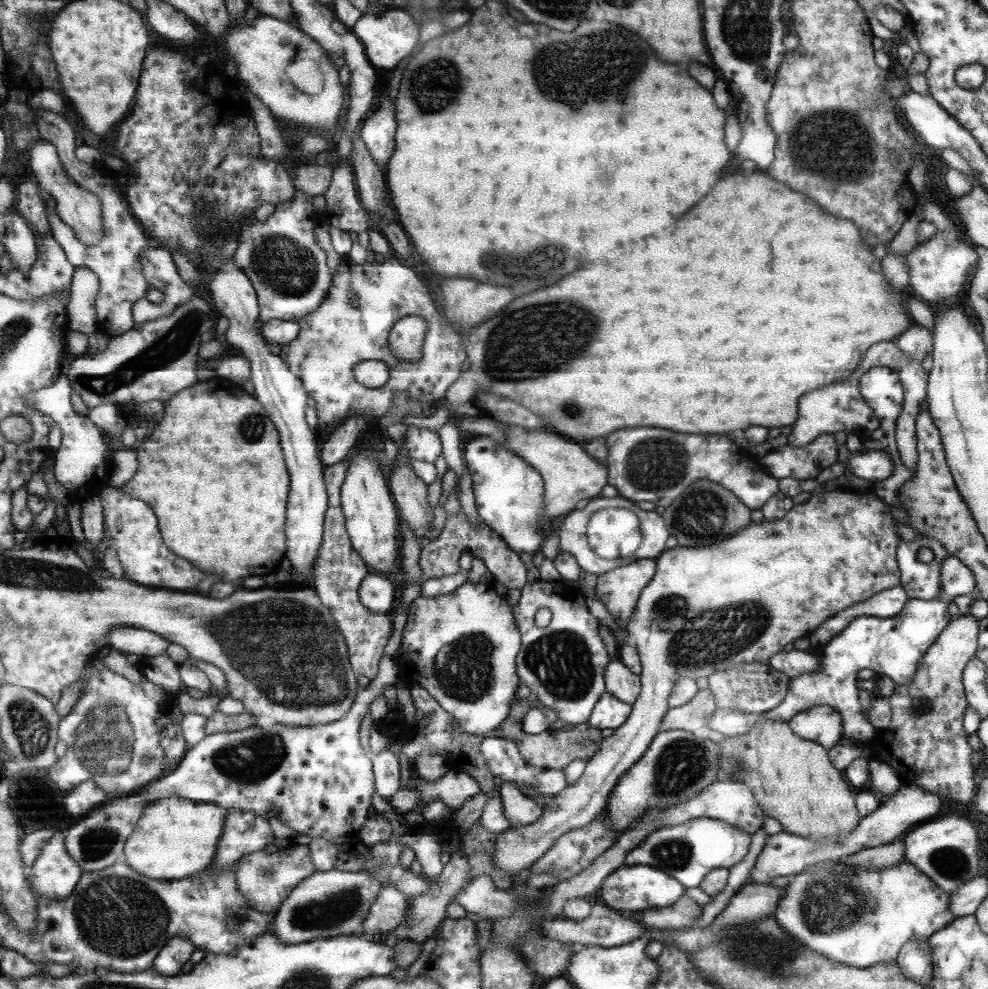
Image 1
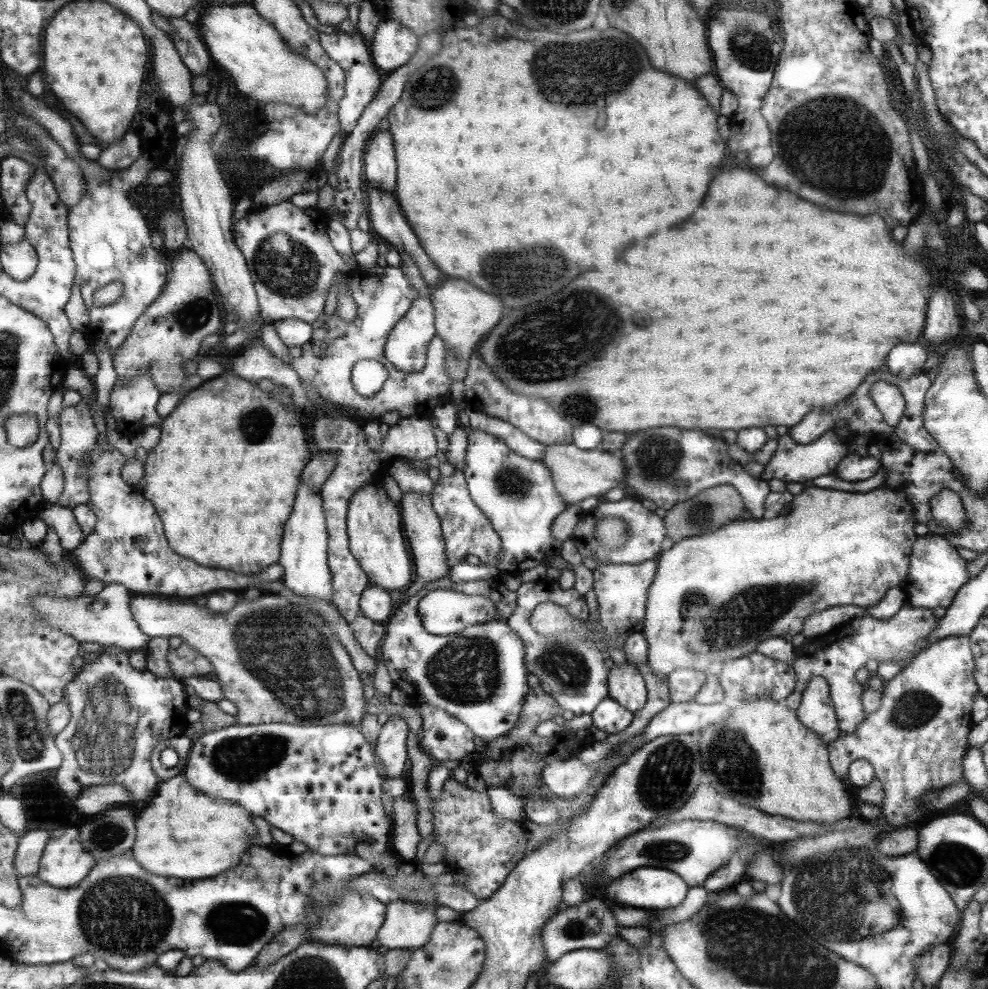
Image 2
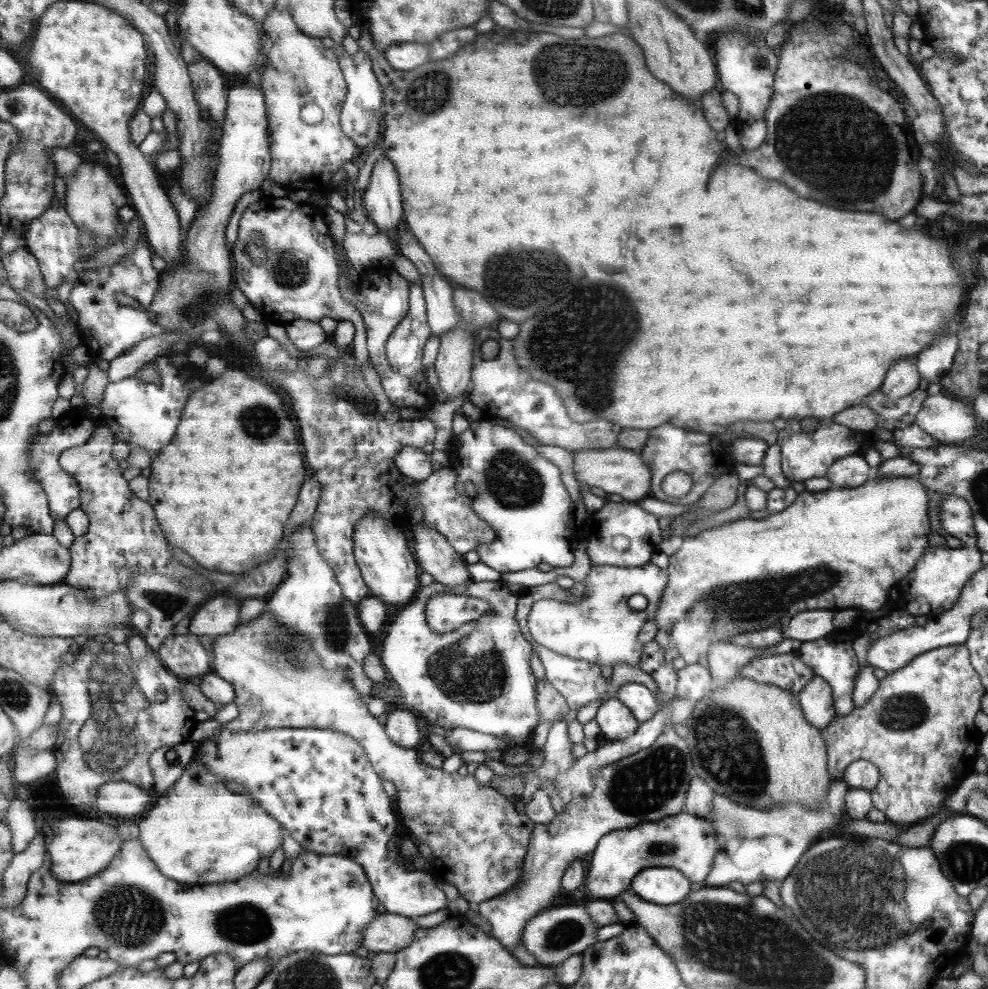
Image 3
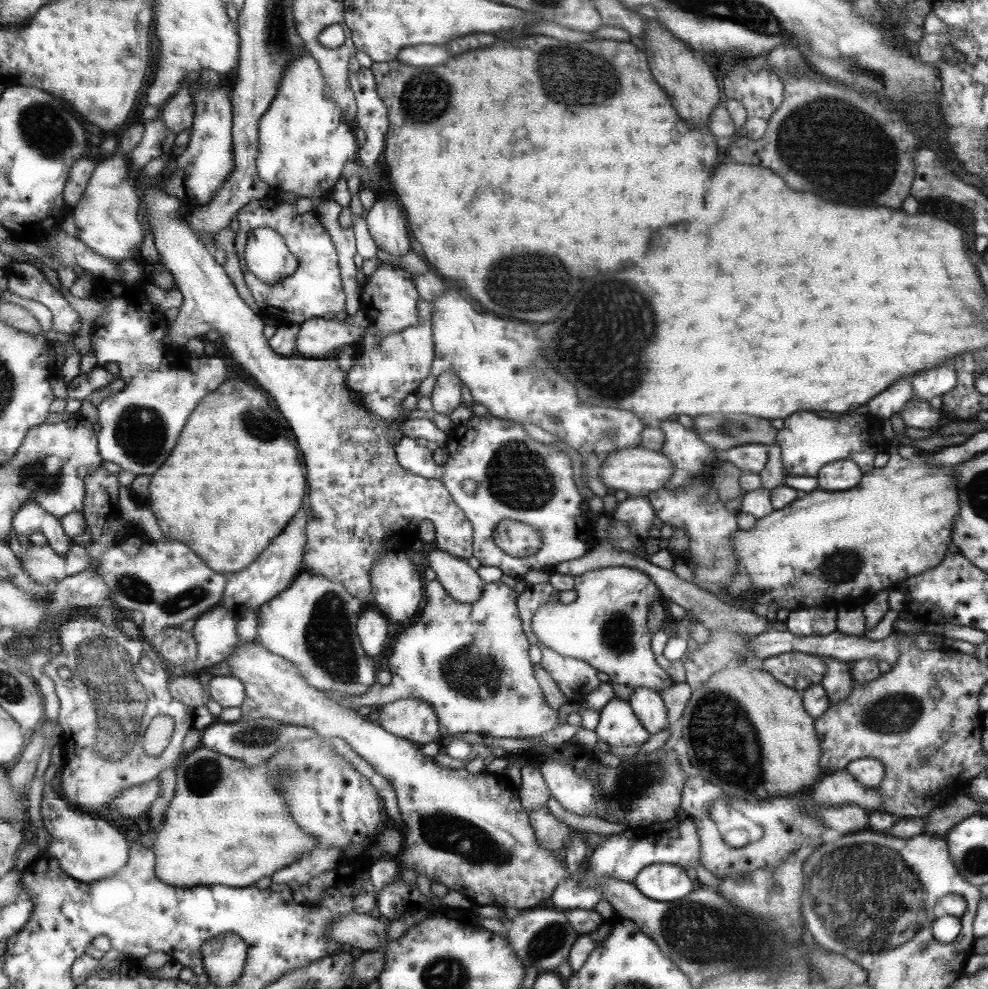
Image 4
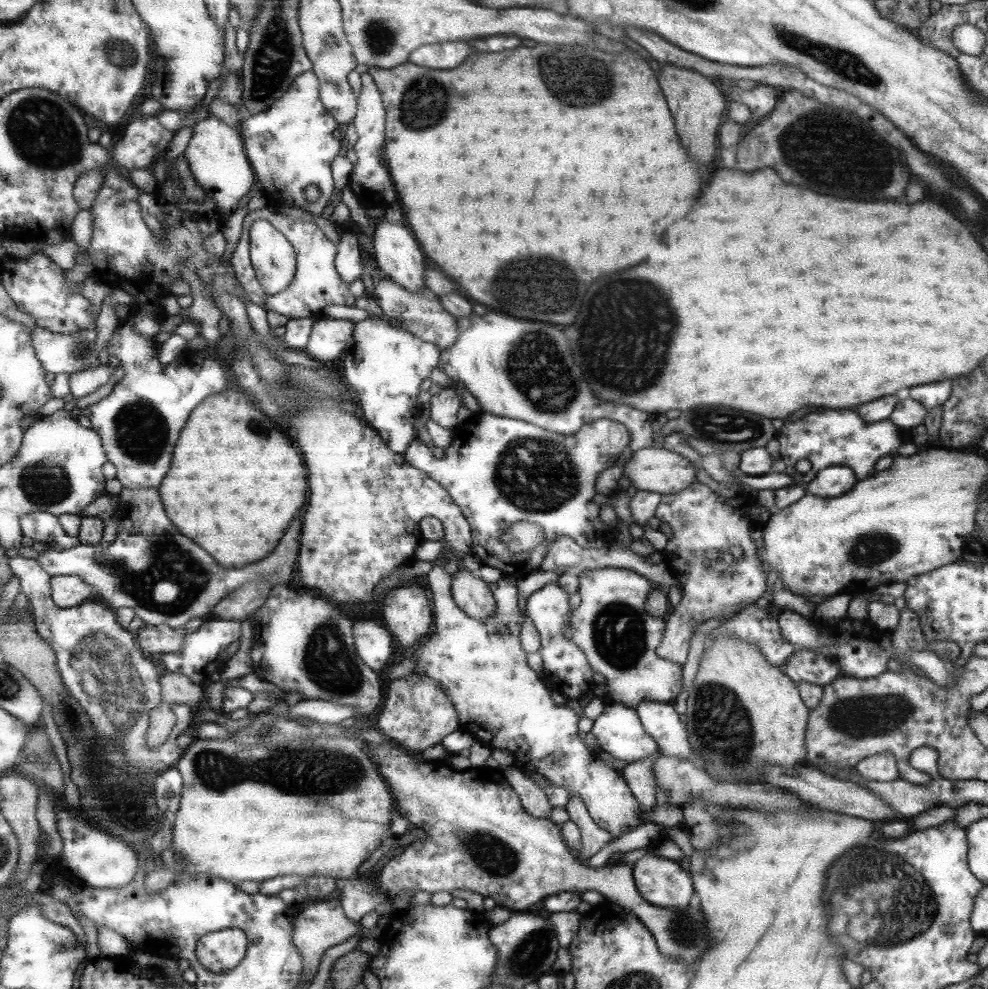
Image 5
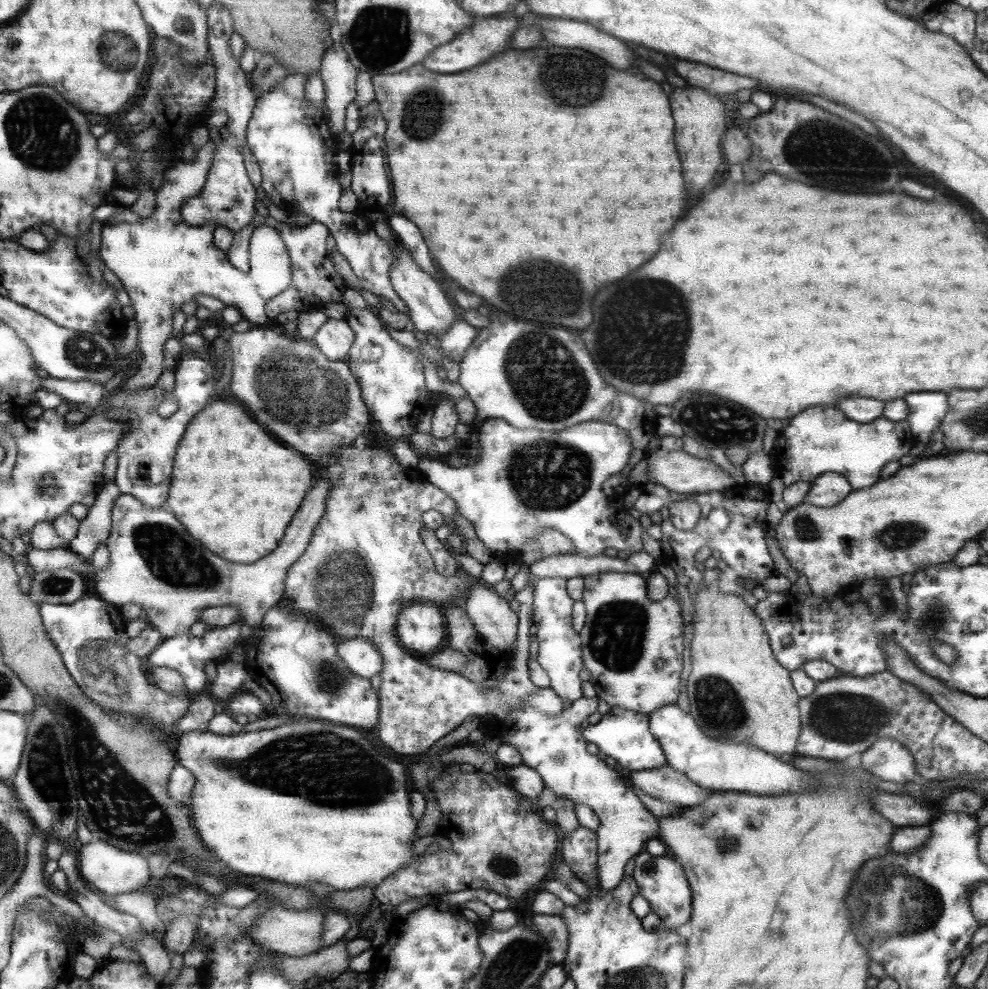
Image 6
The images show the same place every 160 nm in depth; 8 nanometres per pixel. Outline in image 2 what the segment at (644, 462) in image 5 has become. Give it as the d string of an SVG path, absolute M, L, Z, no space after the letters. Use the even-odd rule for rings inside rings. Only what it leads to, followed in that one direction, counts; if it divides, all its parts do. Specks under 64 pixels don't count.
M573 443L544 445L540 461L550 469L557 495L568 505L589 497L601 499L612 488L625 484L626 469L622 457L605 449L579 450Z

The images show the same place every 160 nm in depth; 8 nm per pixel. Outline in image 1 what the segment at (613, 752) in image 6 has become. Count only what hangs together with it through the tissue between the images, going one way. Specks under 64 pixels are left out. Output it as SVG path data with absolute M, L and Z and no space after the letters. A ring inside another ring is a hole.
M605 691L595 704L586 724L589 727L597 728L602 733L612 732L626 723L631 711L631 705L623 704L623 701L619 701L617 697Z

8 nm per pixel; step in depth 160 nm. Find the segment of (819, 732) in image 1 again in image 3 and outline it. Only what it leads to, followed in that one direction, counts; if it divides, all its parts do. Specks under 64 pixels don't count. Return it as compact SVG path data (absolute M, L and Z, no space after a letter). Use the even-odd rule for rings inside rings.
M813 675L796 700L802 708L803 717L819 730L825 729L837 716L831 687L821 677Z

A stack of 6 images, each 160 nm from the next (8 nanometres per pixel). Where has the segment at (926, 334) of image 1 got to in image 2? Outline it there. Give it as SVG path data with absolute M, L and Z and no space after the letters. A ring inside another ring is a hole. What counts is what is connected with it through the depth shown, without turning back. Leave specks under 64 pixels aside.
M917 340L913 343L899 344L897 348L891 348L891 354L886 356L885 366L891 374L906 379L923 372L923 364L927 358L924 342Z

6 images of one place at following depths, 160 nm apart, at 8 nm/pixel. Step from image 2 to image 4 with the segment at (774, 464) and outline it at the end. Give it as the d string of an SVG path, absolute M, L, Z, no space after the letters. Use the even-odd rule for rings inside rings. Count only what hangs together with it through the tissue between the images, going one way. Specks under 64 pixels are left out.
M795 412L795 416L783 419L783 426L776 432L775 444L779 445L782 467L786 476L815 477L827 462L851 458L863 473L871 471L877 453L888 450L888 442L881 436L879 422L867 420L865 415L839 413L830 419L815 416L811 412Z

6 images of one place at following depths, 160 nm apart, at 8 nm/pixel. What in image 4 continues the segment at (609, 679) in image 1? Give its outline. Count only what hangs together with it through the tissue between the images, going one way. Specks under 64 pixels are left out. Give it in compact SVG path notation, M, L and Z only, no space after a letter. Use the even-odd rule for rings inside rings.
M639 687L630 696L629 704L634 716L641 721L643 728L650 735L669 728L665 705L663 705L659 693L647 687Z

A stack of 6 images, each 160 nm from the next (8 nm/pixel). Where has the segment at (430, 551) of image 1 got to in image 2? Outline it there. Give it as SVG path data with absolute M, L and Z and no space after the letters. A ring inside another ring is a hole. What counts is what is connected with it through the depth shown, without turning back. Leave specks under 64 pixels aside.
M455 470L451 478L439 480L432 488L431 504L441 521L442 537L446 543L446 560L449 561L449 565L460 563L464 557L473 554L477 556L480 564L496 566L496 560L502 551L501 538L493 530L493 525L482 513L482 509L470 497L464 474Z

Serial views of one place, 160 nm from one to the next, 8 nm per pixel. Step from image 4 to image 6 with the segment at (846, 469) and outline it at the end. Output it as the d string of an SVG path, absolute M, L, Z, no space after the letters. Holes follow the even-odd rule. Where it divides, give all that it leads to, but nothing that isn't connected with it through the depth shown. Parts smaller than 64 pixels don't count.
M826 472L810 482L809 490L805 493L802 503L815 507L835 506L842 503L852 490L850 481L842 474Z

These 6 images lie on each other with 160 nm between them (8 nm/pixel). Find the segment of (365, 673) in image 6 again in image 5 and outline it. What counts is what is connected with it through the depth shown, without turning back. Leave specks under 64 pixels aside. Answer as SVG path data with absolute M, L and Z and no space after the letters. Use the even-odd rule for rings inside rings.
M366 619L353 624L354 649L363 664L378 671L391 654L391 634L377 620Z

